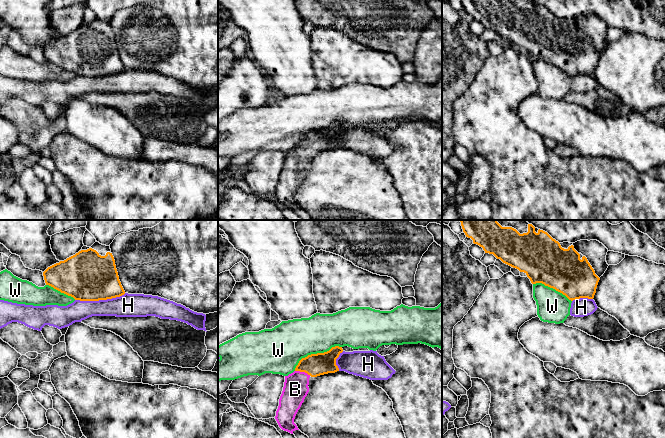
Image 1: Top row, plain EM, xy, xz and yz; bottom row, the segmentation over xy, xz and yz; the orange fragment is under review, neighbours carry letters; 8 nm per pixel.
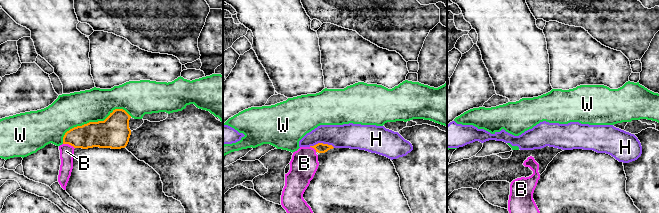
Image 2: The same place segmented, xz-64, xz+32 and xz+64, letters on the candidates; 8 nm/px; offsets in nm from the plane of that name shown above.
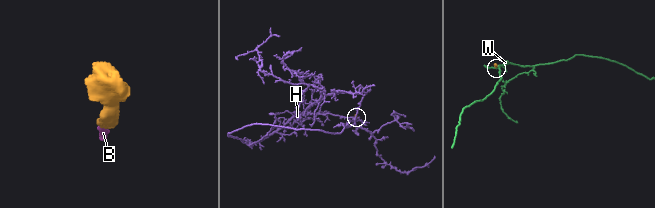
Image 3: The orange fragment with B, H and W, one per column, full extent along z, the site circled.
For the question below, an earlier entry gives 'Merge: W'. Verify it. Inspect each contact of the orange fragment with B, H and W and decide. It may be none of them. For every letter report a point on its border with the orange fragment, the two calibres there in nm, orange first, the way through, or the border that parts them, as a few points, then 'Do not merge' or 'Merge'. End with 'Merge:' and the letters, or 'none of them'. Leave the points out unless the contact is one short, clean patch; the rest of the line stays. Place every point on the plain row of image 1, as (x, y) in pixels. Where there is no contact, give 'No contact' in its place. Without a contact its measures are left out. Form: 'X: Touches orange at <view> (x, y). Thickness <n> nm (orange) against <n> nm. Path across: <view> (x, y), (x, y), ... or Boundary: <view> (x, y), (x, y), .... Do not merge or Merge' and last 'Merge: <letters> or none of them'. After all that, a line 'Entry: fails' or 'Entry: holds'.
B: Touches orange at xz (303, 147). Thickness 180 nm (orange) against 200 nm. Path across: xz (318, 140), (308, 142), (303, 147), (296, 159), (295, 165). Merge
H: Touches orange at xy (100, 75). Thickness 400 nm (orange) against 190 nm. Boundary: xy (125, 69), (106, 75), (75, 76). Do not merge
W: Touches orange at xz (315, 130). Thickness 180 nm (orange) against 340 nm. Do not merge
Merge: B
Entry: fails

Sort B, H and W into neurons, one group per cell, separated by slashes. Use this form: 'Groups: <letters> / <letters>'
Groups: B / H / W

